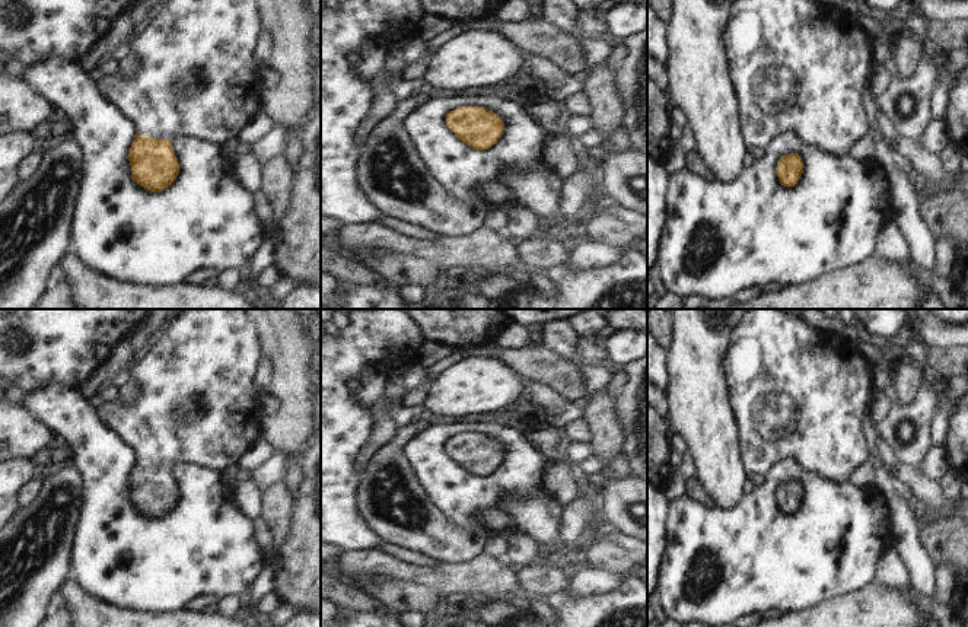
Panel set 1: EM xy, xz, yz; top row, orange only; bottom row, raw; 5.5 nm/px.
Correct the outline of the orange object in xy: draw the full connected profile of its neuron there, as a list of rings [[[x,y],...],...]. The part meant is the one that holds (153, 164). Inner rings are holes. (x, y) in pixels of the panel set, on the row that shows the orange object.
[[[166,0],[147,22],[144,29],[131,39],[131,52],[138,60],[138,69],[131,77],[115,73],[102,77],[96,86],[99,92],[111,101],[134,125],[136,134],[130,147],[128,160],[131,166],[131,179],[150,192],[160,192],[176,179],[179,174],[179,162],[172,150],[172,141],[178,137],[197,139],[220,147],[223,143],[238,139],[239,131],[259,112],[262,92],[265,87],[259,83],[259,73],[264,66],[254,63],[254,44],[257,35],[262,31],[259,13],[255,0]]]

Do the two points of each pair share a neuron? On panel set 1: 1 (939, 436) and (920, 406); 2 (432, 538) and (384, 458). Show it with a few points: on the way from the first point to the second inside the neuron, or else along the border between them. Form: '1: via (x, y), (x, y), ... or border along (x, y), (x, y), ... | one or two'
1: border along (943, 397), (932, 423), (930, 444) | two
2: via (429, 516), (426, 500), (410, 484), (403, 470) | one

